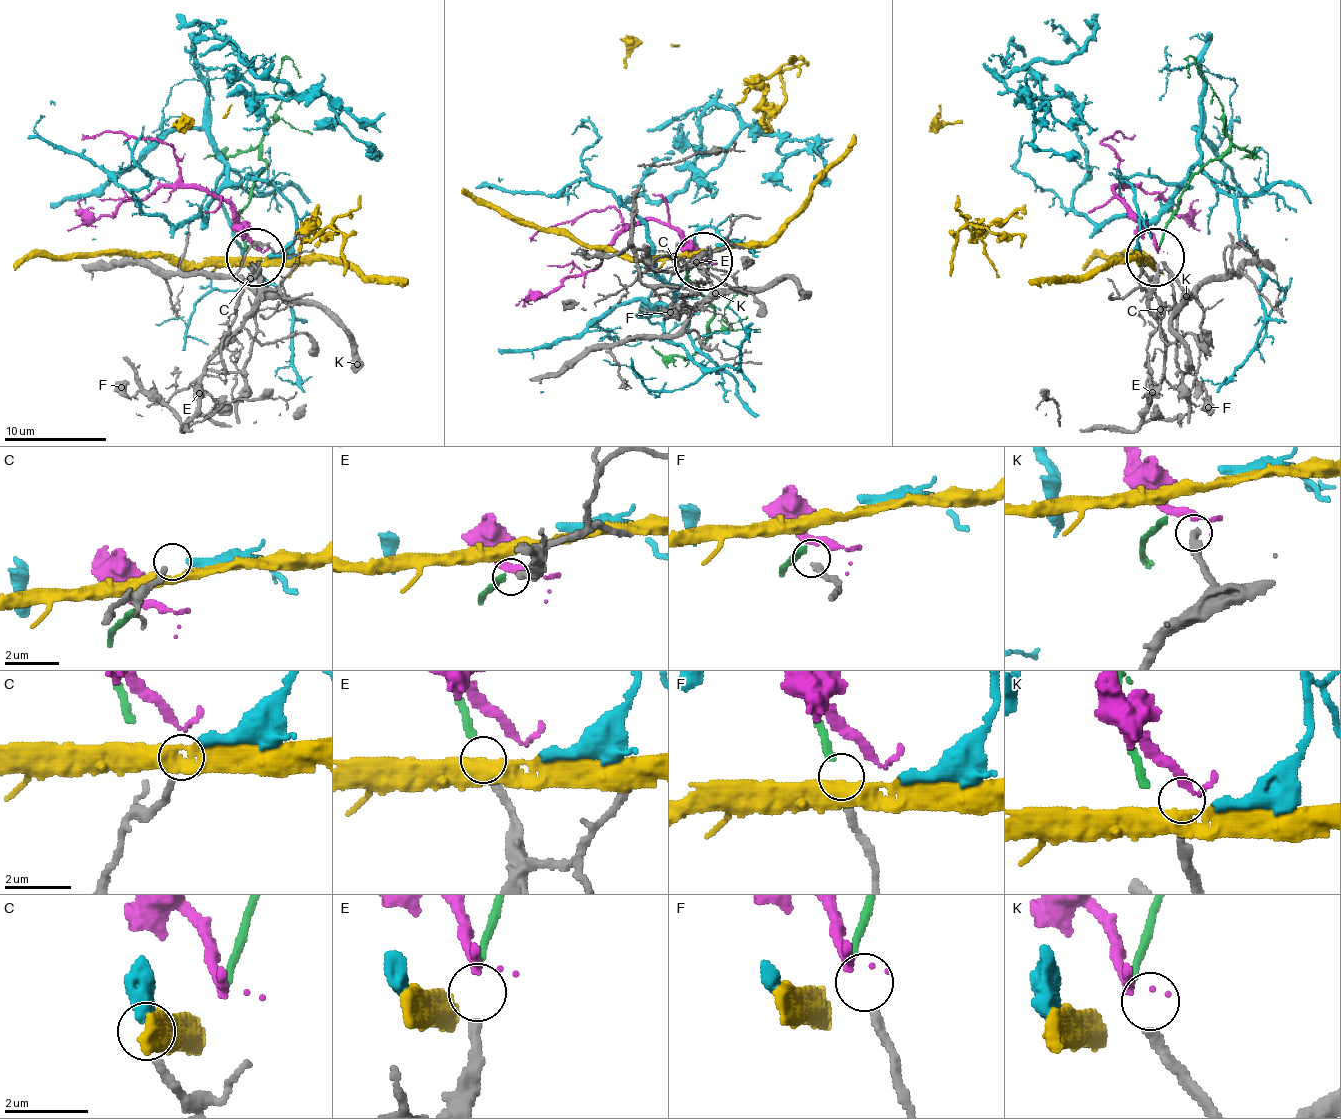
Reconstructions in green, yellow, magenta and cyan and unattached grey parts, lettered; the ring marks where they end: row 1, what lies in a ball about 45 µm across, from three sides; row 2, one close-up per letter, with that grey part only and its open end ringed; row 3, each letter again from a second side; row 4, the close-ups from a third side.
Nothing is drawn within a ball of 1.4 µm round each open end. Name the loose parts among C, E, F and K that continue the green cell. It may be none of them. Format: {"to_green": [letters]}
{"to_green": ["E"]}

